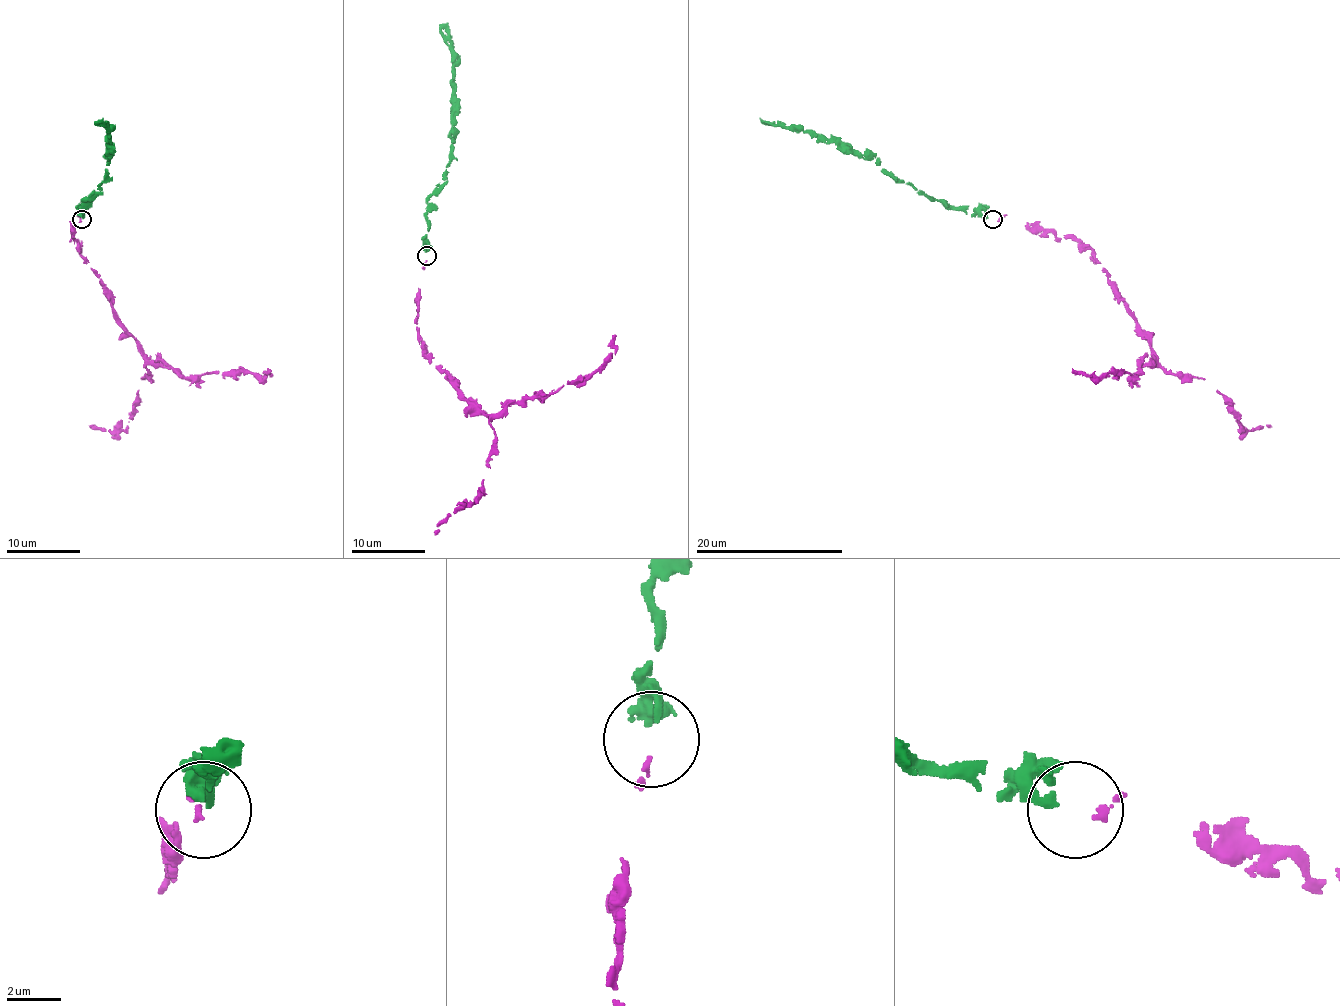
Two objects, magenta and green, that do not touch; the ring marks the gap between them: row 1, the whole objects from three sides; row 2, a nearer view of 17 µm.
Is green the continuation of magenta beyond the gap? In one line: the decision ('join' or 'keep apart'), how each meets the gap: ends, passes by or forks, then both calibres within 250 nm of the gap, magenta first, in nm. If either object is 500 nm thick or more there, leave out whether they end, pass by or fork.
join; magenta ends; green ends; calibres 200 and 280 nm

